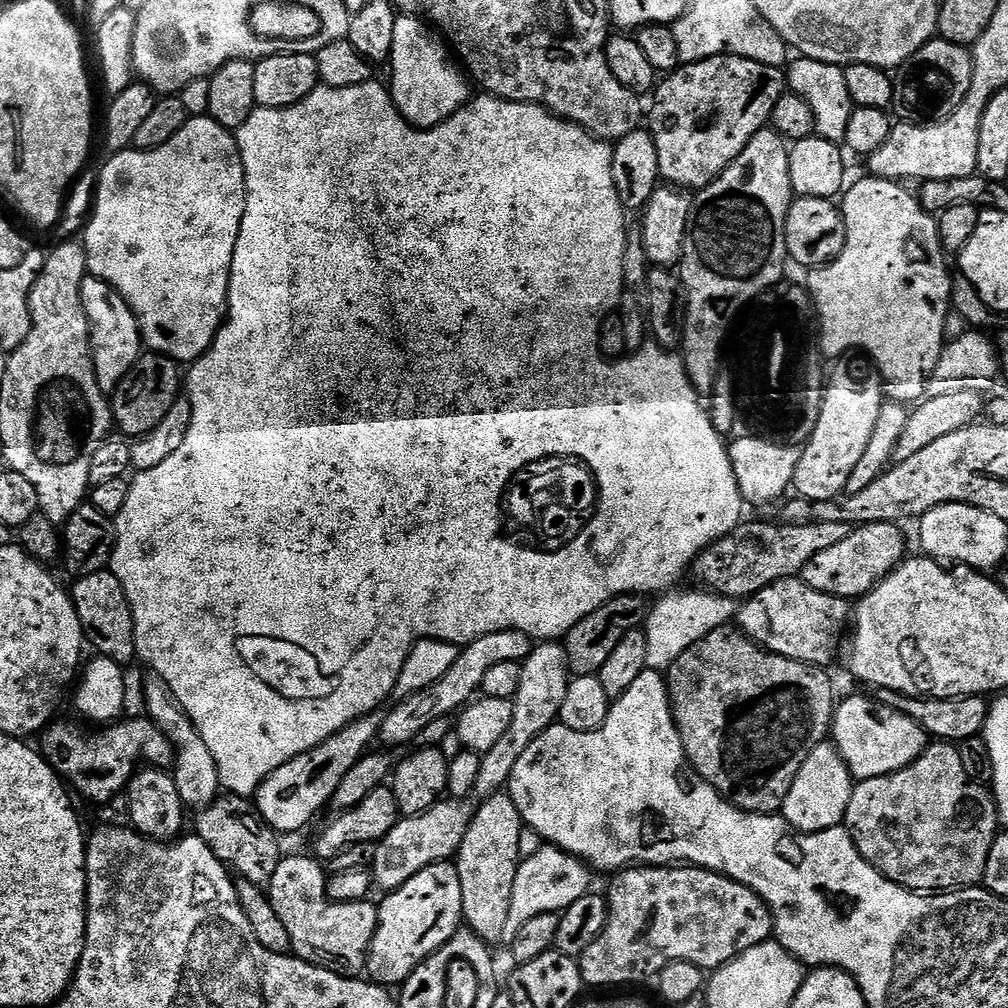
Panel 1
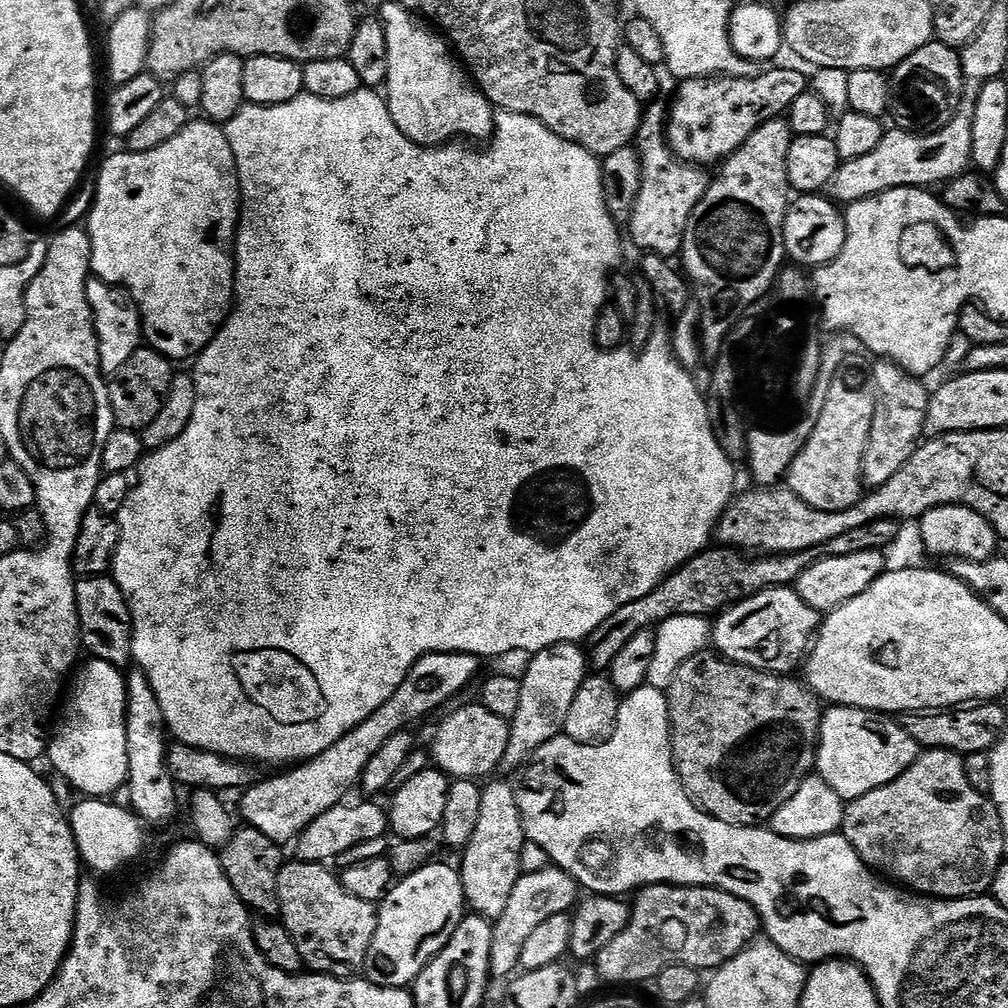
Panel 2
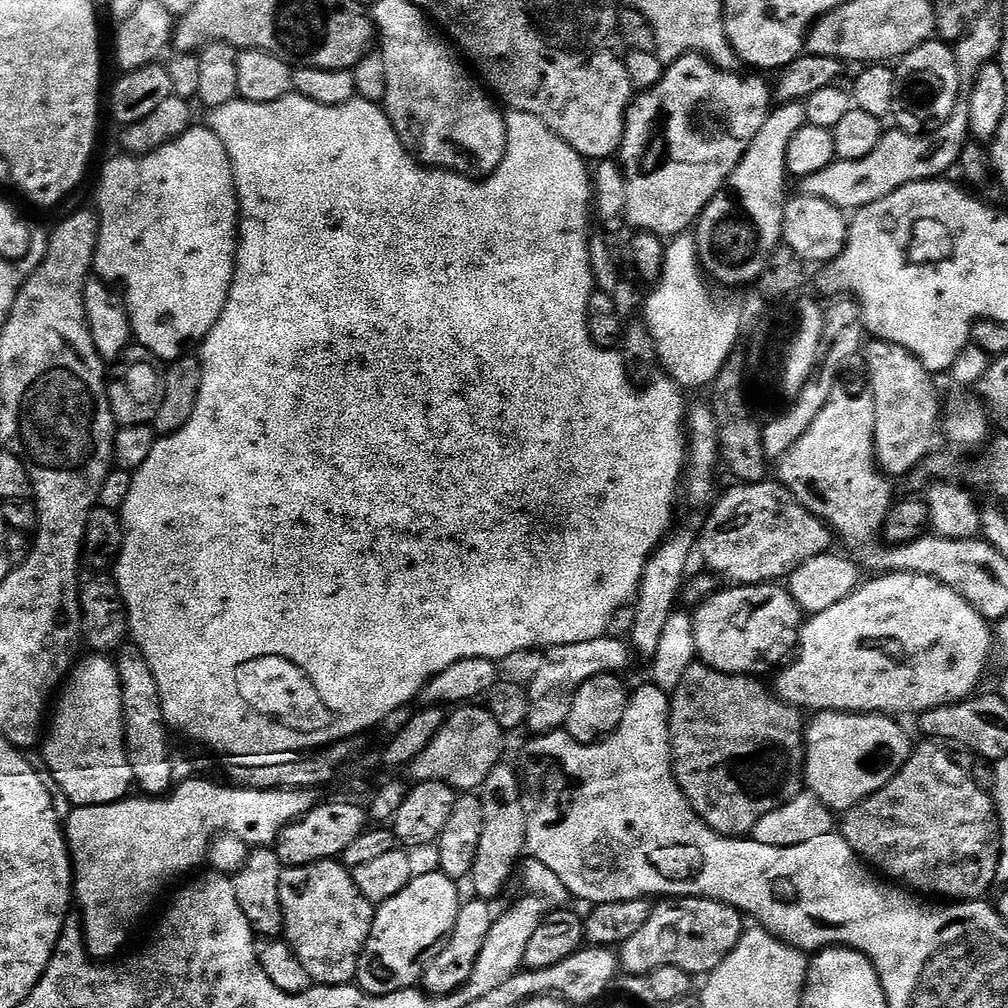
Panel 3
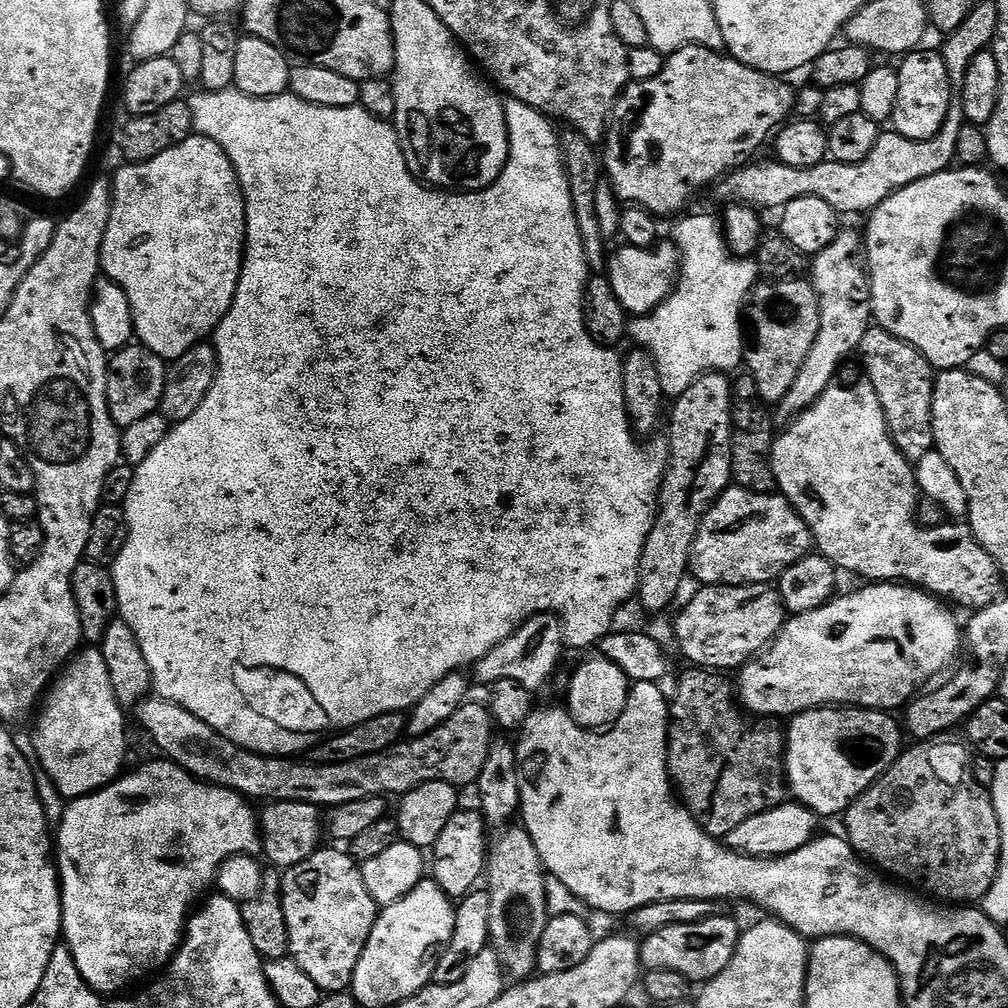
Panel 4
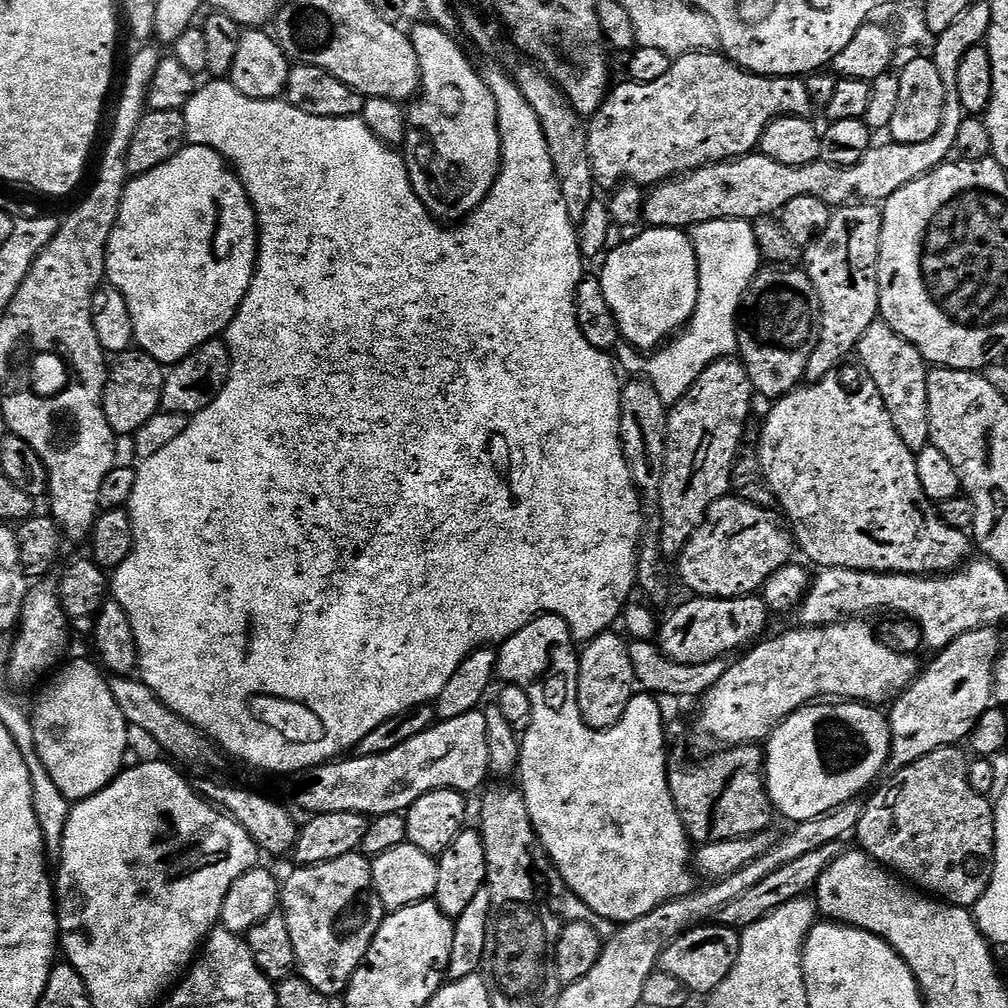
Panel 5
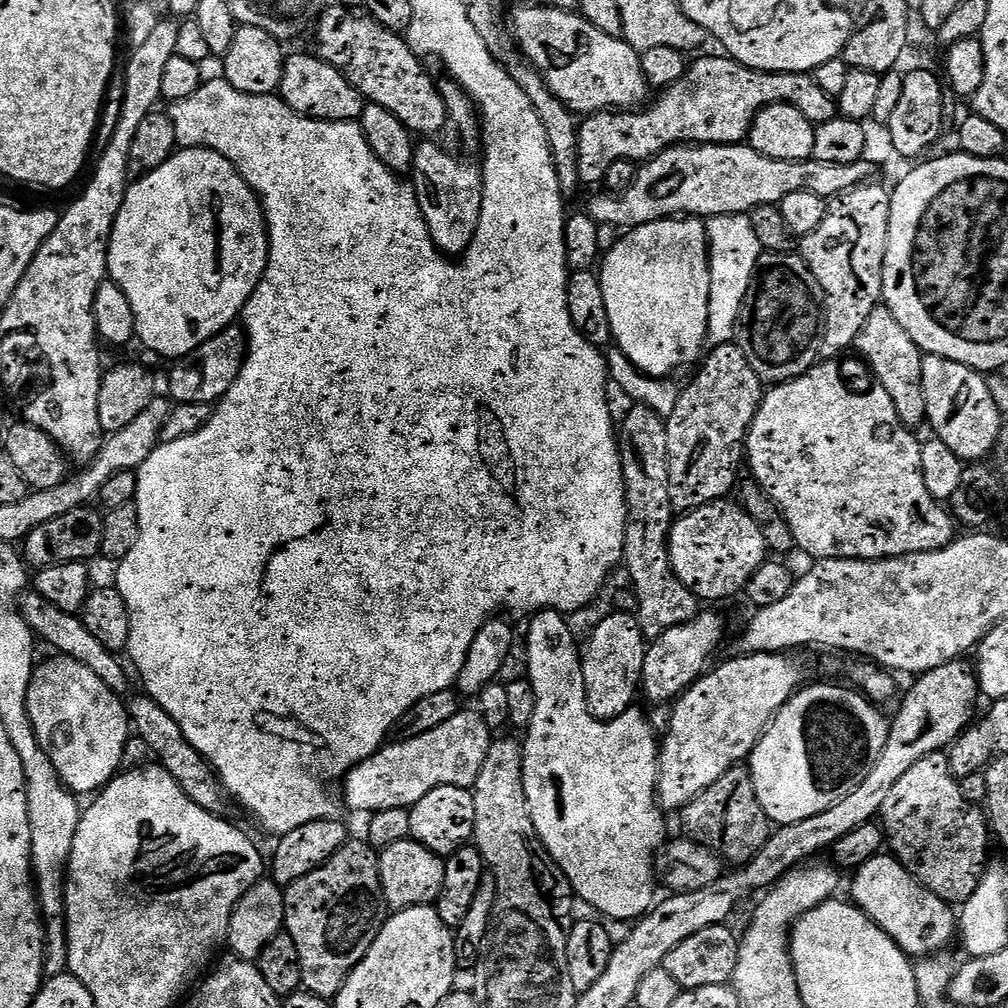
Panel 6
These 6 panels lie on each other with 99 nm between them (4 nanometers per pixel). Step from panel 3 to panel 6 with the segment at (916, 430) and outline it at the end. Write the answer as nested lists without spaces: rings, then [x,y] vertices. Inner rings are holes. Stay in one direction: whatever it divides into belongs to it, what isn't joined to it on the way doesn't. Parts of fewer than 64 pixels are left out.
[[[881,306],[874,310],[874,314],[870,314],[870,318],[866,318],[866,326],[862,326],[862,330],[858,334],[854,345],[855,351],[862,357],[865,364],[871,368],[873,374],[878,378],[878,382],[882,382],[882,387],[886,389],[886,394],[890,394],[890,402],[894,402],[894,410],[898,412],[898,418],[907,428],[919,429],[919,424],[923,425],[927,421],[926,414],[926,398],[922,390],[922,362],[925,353],[920,351],[920,347],[914,342],[914,338],[910,338],[910,334],[906,334],[906,330],[902,330],[902,322],[898,322],[898,318],[894,318],[894,314],[887,306]]]

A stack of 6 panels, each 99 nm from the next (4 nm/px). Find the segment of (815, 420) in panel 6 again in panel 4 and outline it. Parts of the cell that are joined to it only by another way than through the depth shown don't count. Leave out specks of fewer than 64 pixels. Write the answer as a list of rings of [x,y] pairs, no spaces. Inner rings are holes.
[[[860,378],[857,384],[840,384],[833,382],[810,407],[797,416],[777,435],[772,445],[772,469],[779,495],[785,496],[794,506],[794,510],[804,519],[806,526],[812,532],[814,548],[819,555],[826,557],[837,569],[853,572],[856,576],[865,576],[868,582],[903,582],[915,586],[944,602],[953,605],[961,604],[967,610],[979,610],[990,606],[994,601],[1001,599],[1000,583],[1002,577],[994,558],[982,550],[982,546],[974,538],[971,528],[960,522],[945,522],[941,528],[923,528],[918,523],[918,489],[916,486],[916,469],[913,461],[907,460],[894,446],[890,438],[890,430],[886,426],[886,414],[882,414],[882,402],[878,402],[878,394],[874,394],[874,386],[866,378]]]

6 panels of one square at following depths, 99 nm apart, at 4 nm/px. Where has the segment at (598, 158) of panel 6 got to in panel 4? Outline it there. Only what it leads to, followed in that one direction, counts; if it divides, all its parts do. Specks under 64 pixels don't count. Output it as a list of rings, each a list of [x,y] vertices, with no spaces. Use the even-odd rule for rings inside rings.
[[[697,44],[679,48],[678,51],[671,53],[665,59],[664,69],[662,74],[658,74],[658,78],[629,83],[620,99],[617,100],[616,107],[612,109],[612,121],[606,133],[606,139],[602,144],[602,168],[606,173],[607,183],[612,185],[617,200],[628,206],[644,208],[657,218],[663,218],[663,216],[679,217],[687,209],[684,207],[695,198],[696,192],[702,191],[707,184],[709,186],[715,185],[717,182],[731,176],[739,168],[745,167],[755,157],[752,155],[767,142],[768,135],[770,135],[770,140],[773,133],[793,115],[796,106],[797,89],[795,87],[791,88],[787,84],[788,82],[787,79],[779,76],[771,76],[769,72],[754,70],[724,52],[715,52]]]

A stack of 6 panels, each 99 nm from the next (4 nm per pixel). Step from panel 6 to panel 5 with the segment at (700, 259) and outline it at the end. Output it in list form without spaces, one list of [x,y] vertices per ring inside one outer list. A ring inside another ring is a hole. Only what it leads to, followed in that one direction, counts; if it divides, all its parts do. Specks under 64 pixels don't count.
[[[651,226],[643,230],[645,232],[637,231],[633,240],[618,245],[616,249],[612,248],[603,257],[604,269],[599,269],[598,275],[602,282],[602,294],[606,294],[610,310],[614,310],[621,337],[637,350],[655,350],[673,339],[687,325],[698,306],[698,258],[687,231]]]

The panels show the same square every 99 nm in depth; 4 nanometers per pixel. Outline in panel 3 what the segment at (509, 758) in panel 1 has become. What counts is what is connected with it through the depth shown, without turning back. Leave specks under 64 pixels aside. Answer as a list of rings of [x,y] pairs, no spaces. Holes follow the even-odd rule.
[[[605,634],[598,638],[590,638],[590,642],[574,642],[573,644],[553,644],[540,660],[532,681],[527,681],[528,690],[528,722],[527,727],[536,734],[554,732],[563,729],[568,723],[570,706],[574,702],[574,694],[592,676],[601,674],[624,674],[634,661],[634,652],[627,639],[619,640],[613,634]]]

